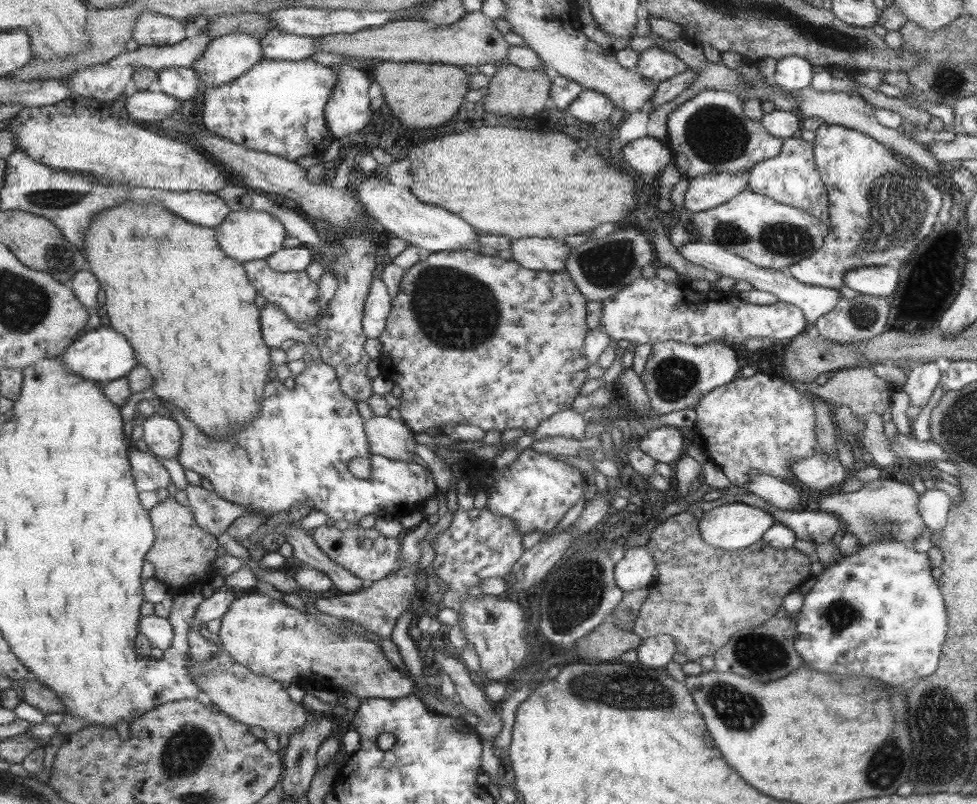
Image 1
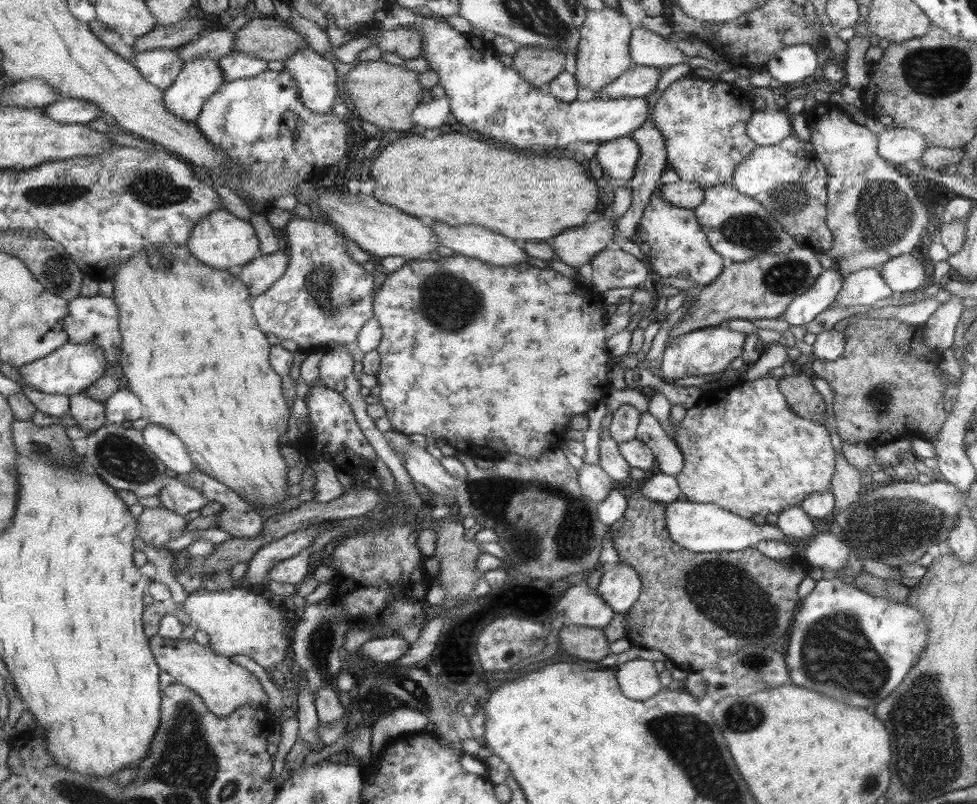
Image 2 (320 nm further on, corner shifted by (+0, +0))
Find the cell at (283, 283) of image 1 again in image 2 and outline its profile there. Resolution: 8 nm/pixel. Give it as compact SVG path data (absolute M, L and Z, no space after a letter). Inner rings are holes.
M295 215L290 218L286 230L291 244L289 249L290 263L285 274L283 274L270 290L261 296L253 298L252 308L254 309L255 320L258 320L258 327L267 334L274 334L279 340L293 340L293 342L299 346L299 350L305 352L307 355L330 350L331 344L337 344L338 346L344 344L344 346L347 347L357 345L359 333L362 331L362 328L375 316L374 302L377 293L375 292L374 272L367 272L363 263L355 262L355 260L351 259L351 256L349 256L349 248L347 248L347 238L343 234L339 235L339 224L332 224L331 220L320 218L318 216L307 219L307 216Z

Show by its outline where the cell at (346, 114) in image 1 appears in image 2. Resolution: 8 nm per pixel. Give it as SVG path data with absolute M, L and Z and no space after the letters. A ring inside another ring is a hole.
M301 48L284 60L283 70L293 75L303 104L316 113L331 113L339 94L337 68L311 48Z

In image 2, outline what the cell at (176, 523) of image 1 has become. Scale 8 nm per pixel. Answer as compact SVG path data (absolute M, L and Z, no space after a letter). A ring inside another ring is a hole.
M164 506L144 507L138 519L138 536L147 544L155 548L165 548L163 545L175 538L179 538L189 522Z

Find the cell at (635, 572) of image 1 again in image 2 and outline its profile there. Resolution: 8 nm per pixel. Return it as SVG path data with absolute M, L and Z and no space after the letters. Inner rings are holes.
M617 563L608 571L602 572L596 593L614 614L624 614L637 602L641 588L642 581L635 569Z

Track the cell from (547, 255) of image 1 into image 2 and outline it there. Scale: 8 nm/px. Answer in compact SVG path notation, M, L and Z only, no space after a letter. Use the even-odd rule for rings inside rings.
M609 210L604 211L608 216L612 218L612 221L607 219L598 219L592 223L585 223L579 227L571 227L561 232L557 236L554 236L549 245L553 248L555 253L555 260L564 262L569 266L577 269L582 264L589 263L595 255L599 254L605 247L607 247L612 241L613 235L617 233L617 224L613 222L617 218L613 218L613 214Z

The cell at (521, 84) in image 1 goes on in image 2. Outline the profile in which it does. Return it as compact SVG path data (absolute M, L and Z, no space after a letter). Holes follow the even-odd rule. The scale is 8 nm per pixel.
M520 47L512 55L512 65L533 86L546 86L565 66L565 57L557 50Z

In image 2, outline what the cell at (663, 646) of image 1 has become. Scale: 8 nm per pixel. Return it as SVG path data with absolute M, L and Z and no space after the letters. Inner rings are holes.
M626 660L614 671L623 696L631 700L649 700L662 689L651 661Z

